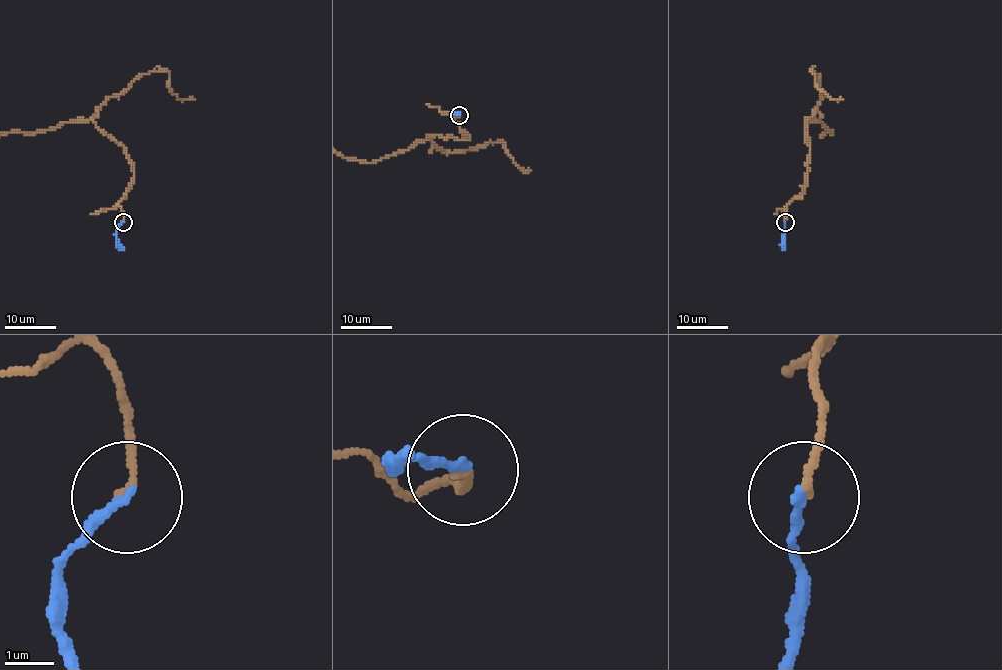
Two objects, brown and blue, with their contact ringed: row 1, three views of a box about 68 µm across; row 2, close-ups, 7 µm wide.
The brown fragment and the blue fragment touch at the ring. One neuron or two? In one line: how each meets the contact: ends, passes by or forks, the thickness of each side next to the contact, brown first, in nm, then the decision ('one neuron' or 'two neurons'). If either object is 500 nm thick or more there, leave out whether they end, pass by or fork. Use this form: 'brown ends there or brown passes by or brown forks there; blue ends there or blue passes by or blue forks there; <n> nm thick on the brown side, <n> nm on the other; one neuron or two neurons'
brown ends there; blue ends there; 150 nm thick on the brown side, 180 nm on the other; one neuron

